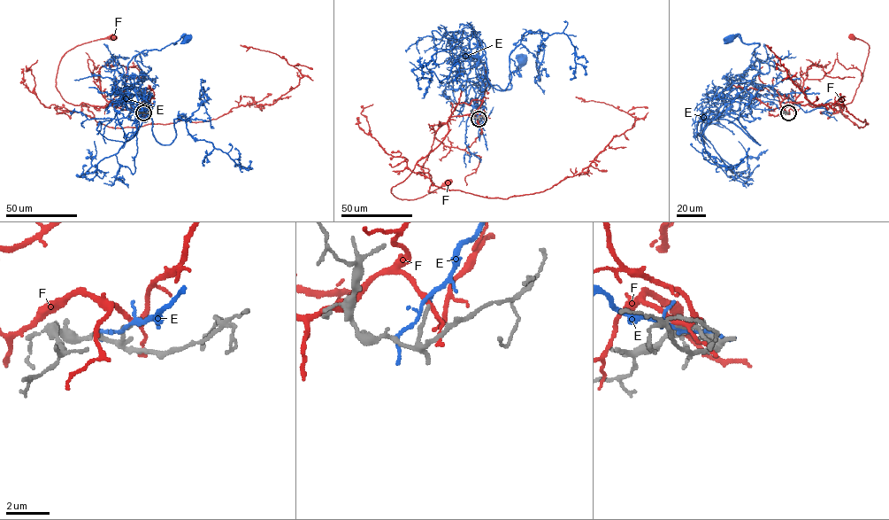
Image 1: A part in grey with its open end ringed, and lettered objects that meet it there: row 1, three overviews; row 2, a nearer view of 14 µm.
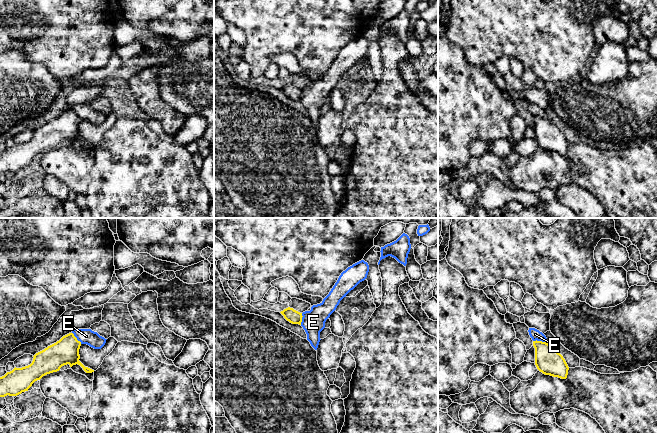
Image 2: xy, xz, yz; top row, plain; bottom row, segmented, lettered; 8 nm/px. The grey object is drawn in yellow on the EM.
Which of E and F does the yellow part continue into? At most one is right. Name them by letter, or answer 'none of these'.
none of these

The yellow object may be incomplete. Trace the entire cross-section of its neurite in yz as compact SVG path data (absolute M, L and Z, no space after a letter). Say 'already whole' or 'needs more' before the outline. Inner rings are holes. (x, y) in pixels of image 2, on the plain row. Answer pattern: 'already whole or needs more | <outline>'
already whole | M533 117L535 124L535 141L545 151L566 155L569 143L563 132L548 119Z

